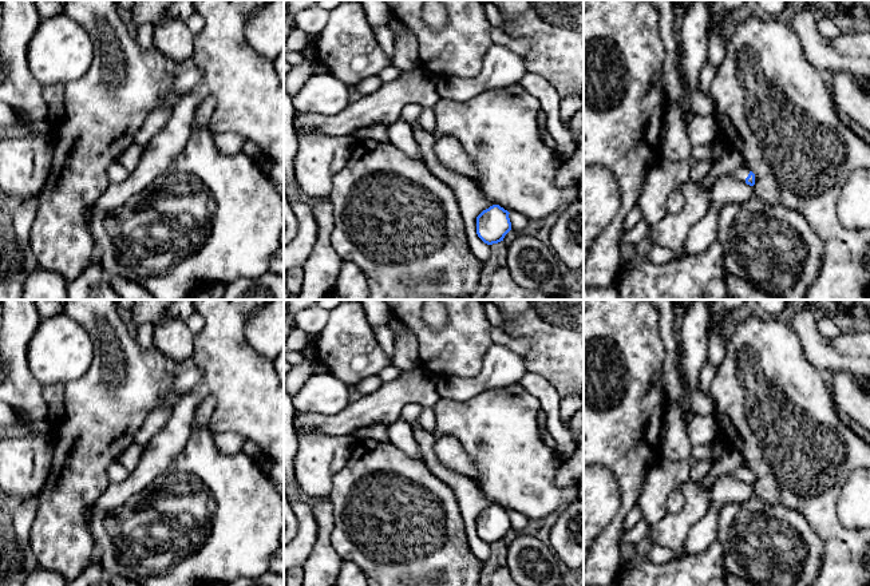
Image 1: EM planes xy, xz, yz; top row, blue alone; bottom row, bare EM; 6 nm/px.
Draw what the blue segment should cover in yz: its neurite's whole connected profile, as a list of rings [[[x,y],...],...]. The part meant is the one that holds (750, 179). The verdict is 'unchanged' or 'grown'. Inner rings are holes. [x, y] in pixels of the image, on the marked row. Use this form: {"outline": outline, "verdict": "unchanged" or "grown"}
{"outline": [[[746,166],[737,167],[729,174],[742,182],[746,182],[750,186],[755,185],[755,174],[750,171]]], "verdict": "grown"}

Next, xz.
{"outline": [[[493,205],[476,217],[476,234],[487,245],[503,241],[511,230],[509,211],[499,205]]], "verdict": "unchanged"}

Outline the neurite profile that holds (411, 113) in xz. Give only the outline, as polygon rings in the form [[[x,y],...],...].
[[[408,103],[403,108],[400,118],[404,119],[406,122],[408,122],[410,124],[414,124],[419,119],[422,111],[423,111],[423,107],[420,104]]]

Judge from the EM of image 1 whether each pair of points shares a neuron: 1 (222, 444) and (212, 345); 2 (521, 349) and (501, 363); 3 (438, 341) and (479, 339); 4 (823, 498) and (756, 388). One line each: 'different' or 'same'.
1: different
2: different
3: same
4: same

